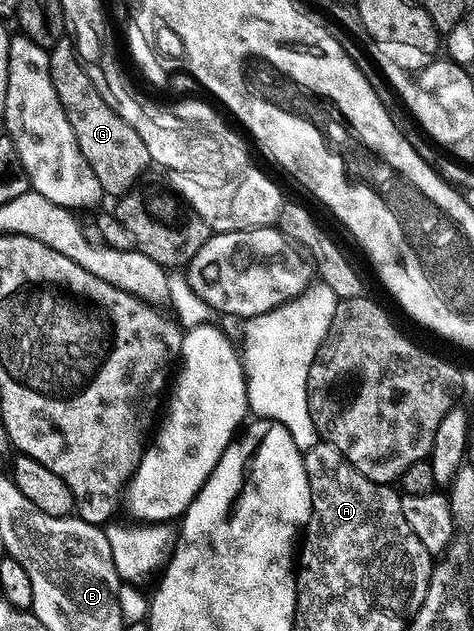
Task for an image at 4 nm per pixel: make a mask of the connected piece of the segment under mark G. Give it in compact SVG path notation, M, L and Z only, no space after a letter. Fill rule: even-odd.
M63 37L49 51L49 72L51 85L55 85L55 93L59 93L59 105L63 105L63 113L67 113L67 121L71 121L71 129L75 132L75 141L79 141L79 153L87 157L87 165L91 165L91 173L99 177L99 185L106 196L120 197L126 195L132 187L138 186L141 174L151 167L151 160L139 133L127 125L103 101L101 92L91 81L86 64L77 58L77 48L69 37Z

